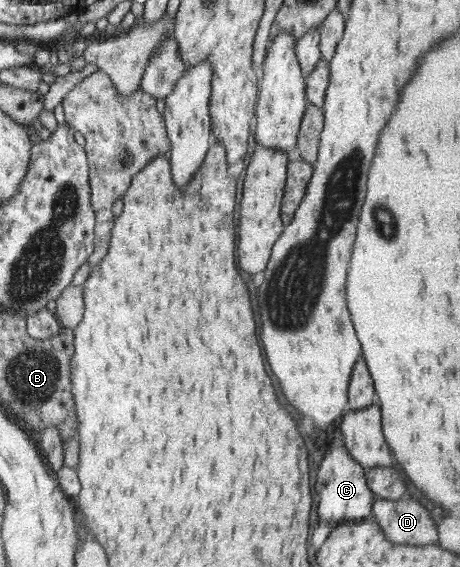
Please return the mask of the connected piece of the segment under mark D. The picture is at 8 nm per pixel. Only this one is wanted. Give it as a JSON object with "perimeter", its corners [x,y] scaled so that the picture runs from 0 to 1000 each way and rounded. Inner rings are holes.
{"perimeter":[[[893,875],[867,882],[822,880],[809,908],[854,958],[933,961],[954,951],[933,898]]]}

